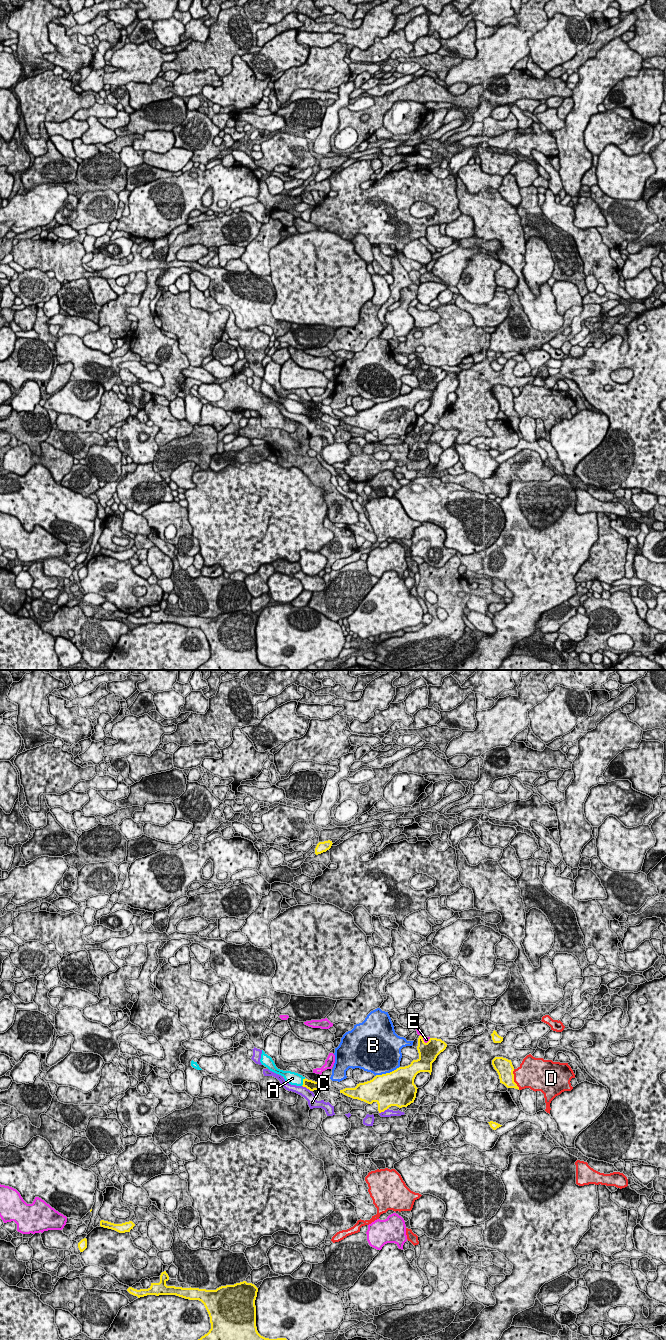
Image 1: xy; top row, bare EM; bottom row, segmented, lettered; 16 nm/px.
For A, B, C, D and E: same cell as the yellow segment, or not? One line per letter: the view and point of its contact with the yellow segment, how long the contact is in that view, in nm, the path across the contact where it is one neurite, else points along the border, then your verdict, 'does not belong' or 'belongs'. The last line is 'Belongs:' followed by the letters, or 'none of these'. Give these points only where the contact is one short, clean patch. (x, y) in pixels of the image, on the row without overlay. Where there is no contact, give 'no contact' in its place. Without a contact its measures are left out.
A: xy (303, 410) | 140 nm | across xy (309, 412), (303, 410), (292, 406) | belongs
B: xy (387, 401) | 440 nm | does not belong
C: xy (307, 416) | 190 nm | does not belong
D: xy (513, 407) | 360 nm | does not belong
E: xy (423, 368) | 190 nm | does not belong
Belongs: A

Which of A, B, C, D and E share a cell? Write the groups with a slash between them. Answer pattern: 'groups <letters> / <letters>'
groups A / B / C / D / E

